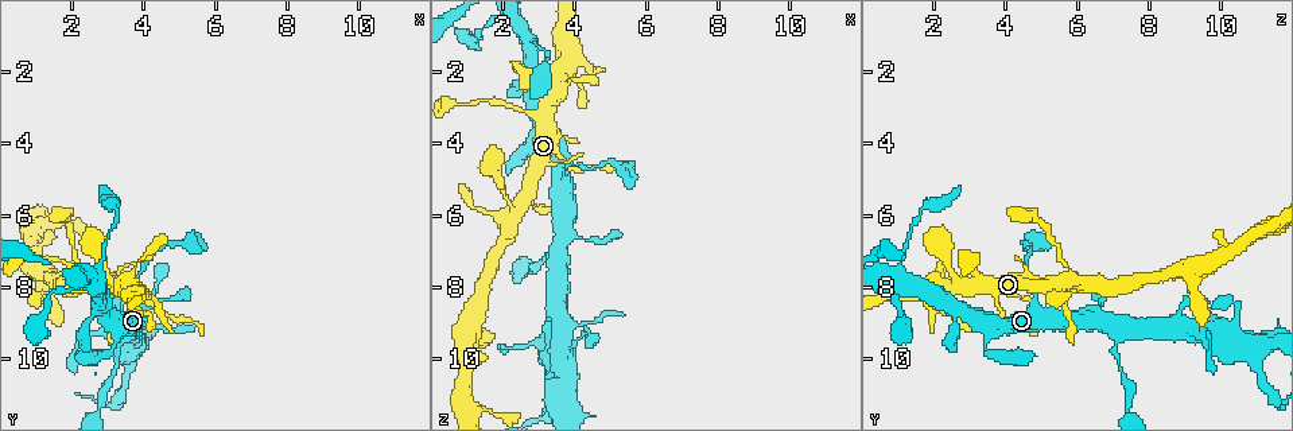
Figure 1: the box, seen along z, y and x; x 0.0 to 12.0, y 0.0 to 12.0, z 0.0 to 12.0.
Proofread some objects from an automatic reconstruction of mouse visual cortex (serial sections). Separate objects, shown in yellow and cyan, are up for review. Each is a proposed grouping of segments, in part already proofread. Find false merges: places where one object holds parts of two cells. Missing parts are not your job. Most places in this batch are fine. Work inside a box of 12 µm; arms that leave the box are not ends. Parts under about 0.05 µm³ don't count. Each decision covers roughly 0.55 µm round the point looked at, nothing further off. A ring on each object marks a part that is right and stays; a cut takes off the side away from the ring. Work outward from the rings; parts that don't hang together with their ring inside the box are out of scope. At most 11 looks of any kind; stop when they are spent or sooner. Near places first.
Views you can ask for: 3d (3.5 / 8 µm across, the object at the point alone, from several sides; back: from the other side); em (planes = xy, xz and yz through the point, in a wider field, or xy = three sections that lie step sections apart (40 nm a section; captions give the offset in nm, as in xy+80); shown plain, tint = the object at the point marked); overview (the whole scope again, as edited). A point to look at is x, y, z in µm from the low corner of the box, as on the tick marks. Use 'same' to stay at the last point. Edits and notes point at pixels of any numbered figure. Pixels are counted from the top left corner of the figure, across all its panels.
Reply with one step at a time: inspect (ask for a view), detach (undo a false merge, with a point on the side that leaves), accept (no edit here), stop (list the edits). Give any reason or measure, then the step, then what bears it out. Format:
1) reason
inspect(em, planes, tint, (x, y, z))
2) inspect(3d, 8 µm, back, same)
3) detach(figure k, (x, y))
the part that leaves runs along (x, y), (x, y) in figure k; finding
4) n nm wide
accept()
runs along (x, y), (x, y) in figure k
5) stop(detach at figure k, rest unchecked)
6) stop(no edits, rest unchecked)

thin neck
inspect(3d, 3.5 µm, back, (2.5, 7.9, 5.8))

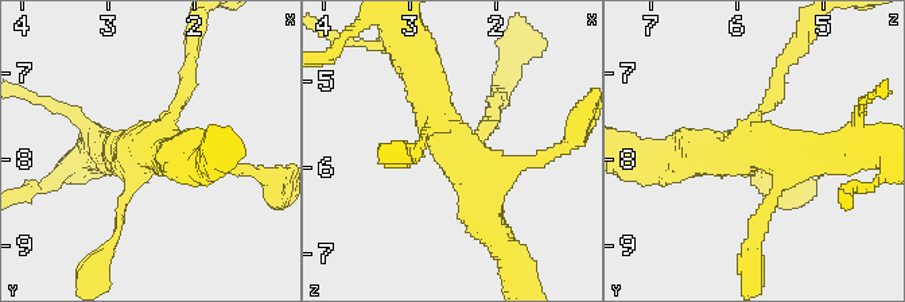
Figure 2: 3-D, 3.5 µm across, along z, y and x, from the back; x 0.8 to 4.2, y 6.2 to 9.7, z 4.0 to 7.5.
accept()
runs along (422, 80), (492, 232) in figure 2; all the same cell

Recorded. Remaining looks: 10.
side arm on a straight run
inspect(em, planes, tint, (3.6, 9.5, 7.1))

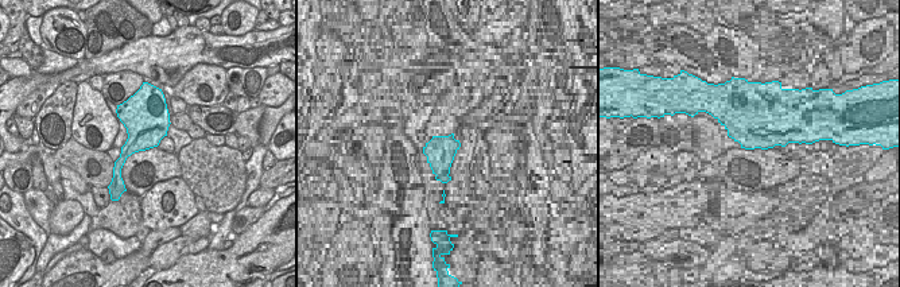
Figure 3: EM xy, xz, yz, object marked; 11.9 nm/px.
wider look
inspect(3d, 3.5 µm, same)

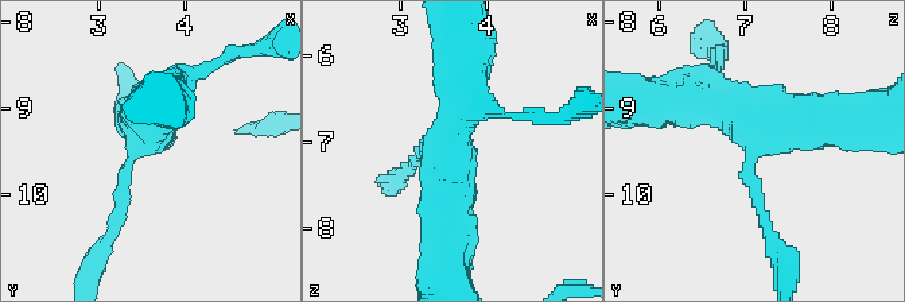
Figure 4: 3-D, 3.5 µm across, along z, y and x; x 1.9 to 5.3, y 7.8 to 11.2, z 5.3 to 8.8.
arms of 150, 500, 600 nm
accept()
all the same cell

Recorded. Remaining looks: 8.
small branch off a trunk
inspect(3d, 3.5 µm, (3.3, 9.3, 3.4))

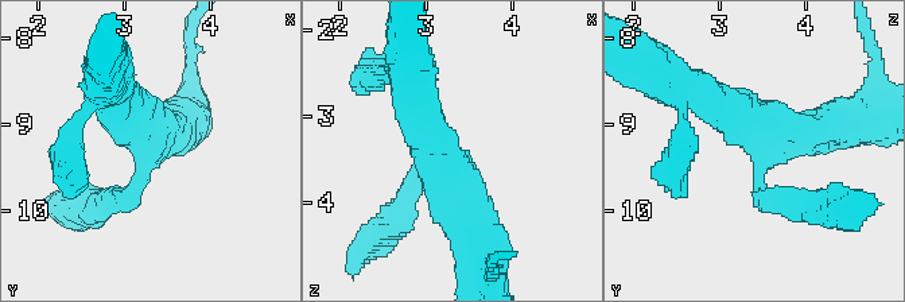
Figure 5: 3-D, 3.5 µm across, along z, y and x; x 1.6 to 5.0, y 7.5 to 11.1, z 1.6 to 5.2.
3 arms; arms of 200, 450, 600 nm
inspect(em, planes, tint, (3.25, 9.35, 3.50))

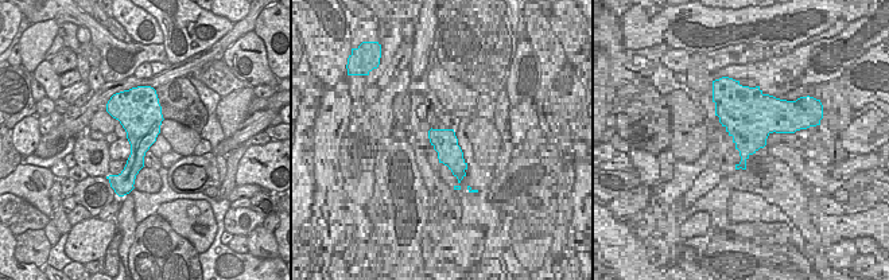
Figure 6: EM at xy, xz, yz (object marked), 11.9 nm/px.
accept()
runs along (480, 242), (418, 100) in figure 5; one cell here

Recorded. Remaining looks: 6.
thin arm on a thick one
inspect(3d, 3.5 µm, back, (2.8, 7.7, 1.0))

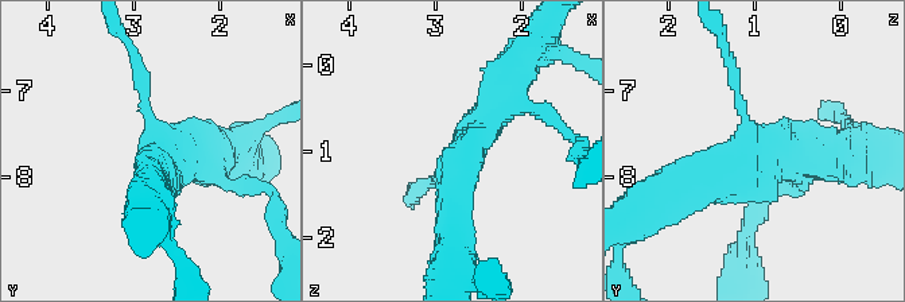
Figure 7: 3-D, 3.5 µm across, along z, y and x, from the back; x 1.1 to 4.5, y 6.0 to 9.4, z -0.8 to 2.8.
accept()
all the same cell

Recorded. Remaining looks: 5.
stop(no edits, rest unchecked)

